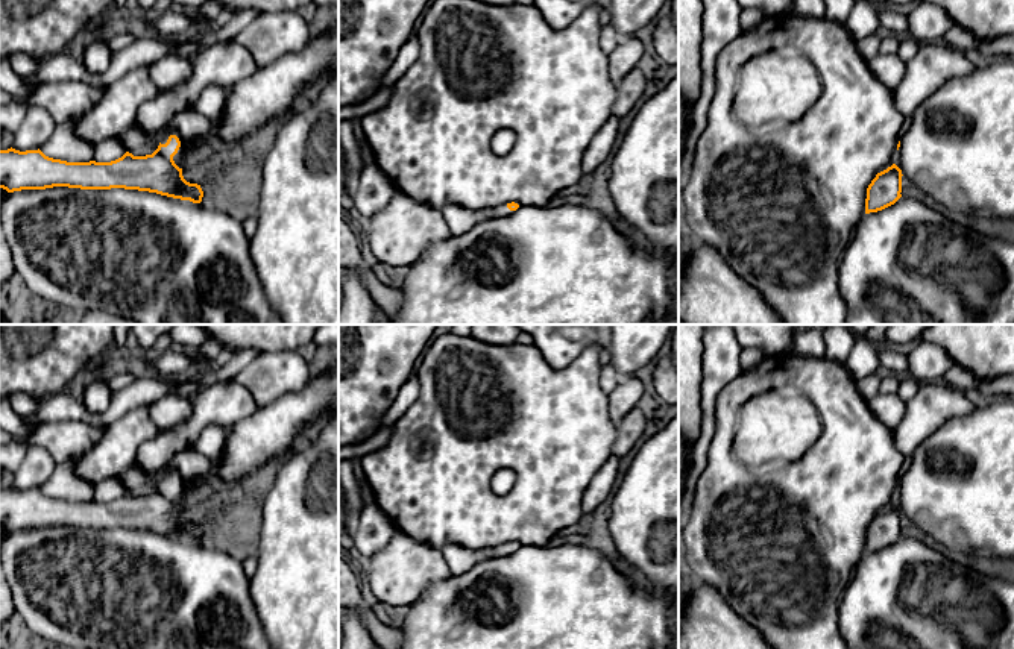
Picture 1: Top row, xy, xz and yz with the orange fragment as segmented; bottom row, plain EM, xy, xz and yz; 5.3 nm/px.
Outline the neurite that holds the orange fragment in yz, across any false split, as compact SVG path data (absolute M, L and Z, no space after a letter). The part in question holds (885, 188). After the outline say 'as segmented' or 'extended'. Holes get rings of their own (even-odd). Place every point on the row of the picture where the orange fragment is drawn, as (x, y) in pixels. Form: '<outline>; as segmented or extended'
M896 164L876 174L867 188L865 214L882 211L902 197L902 176Z; as segmented

